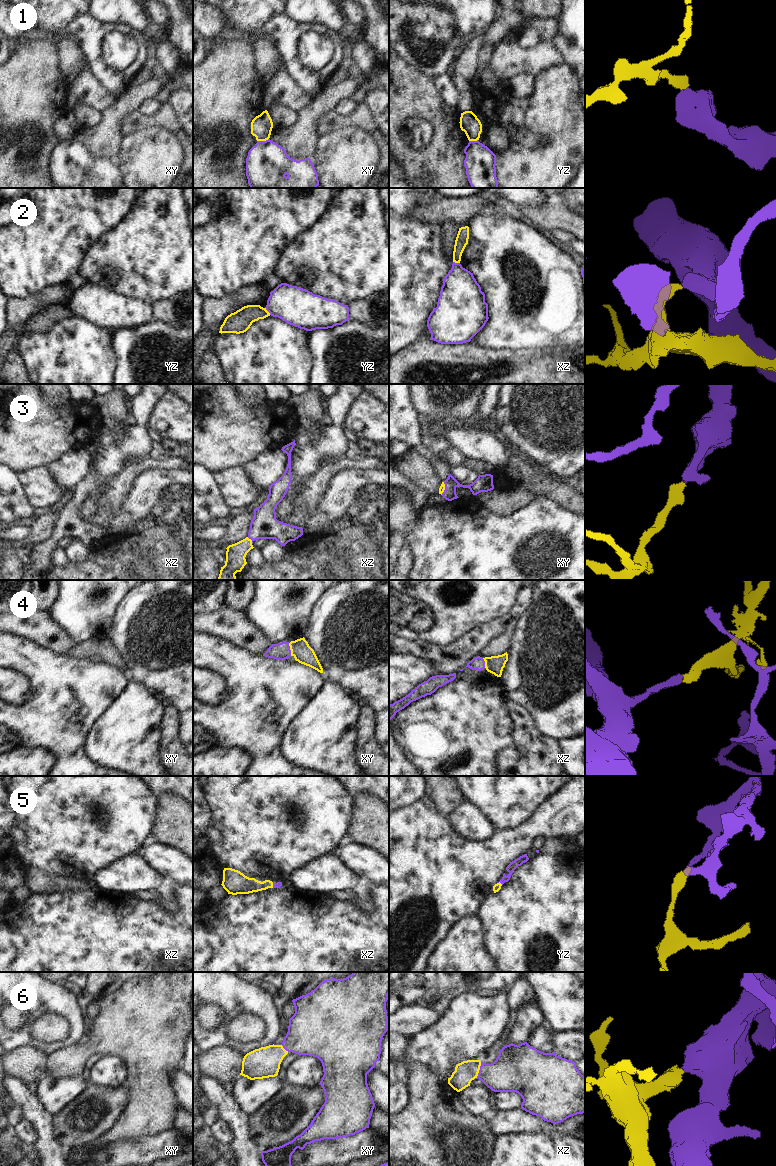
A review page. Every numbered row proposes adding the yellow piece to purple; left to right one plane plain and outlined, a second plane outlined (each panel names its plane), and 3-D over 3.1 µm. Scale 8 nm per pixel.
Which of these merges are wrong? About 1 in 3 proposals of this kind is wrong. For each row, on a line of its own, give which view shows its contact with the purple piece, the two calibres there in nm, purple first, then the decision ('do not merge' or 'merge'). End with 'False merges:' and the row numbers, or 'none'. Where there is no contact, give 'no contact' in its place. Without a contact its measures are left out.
1: xy | 340/180 nm | do not merge
2: yz | 300/180 nm | do not merge
3: xz | 220/160 nm | merge
4: xy | 140/160 nm | merge
5: yz | 70/60 nm | merge
6: xz | 320/170 nm | merge
False merges: 1, 2

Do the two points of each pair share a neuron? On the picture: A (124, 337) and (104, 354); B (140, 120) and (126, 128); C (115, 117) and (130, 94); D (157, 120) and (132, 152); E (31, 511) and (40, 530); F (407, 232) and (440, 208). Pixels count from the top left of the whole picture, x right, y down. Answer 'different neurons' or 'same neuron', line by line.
A: different neurons
B: same neuron
C: same neuron
D: different neurons
E: different neurons
F: different neurons

